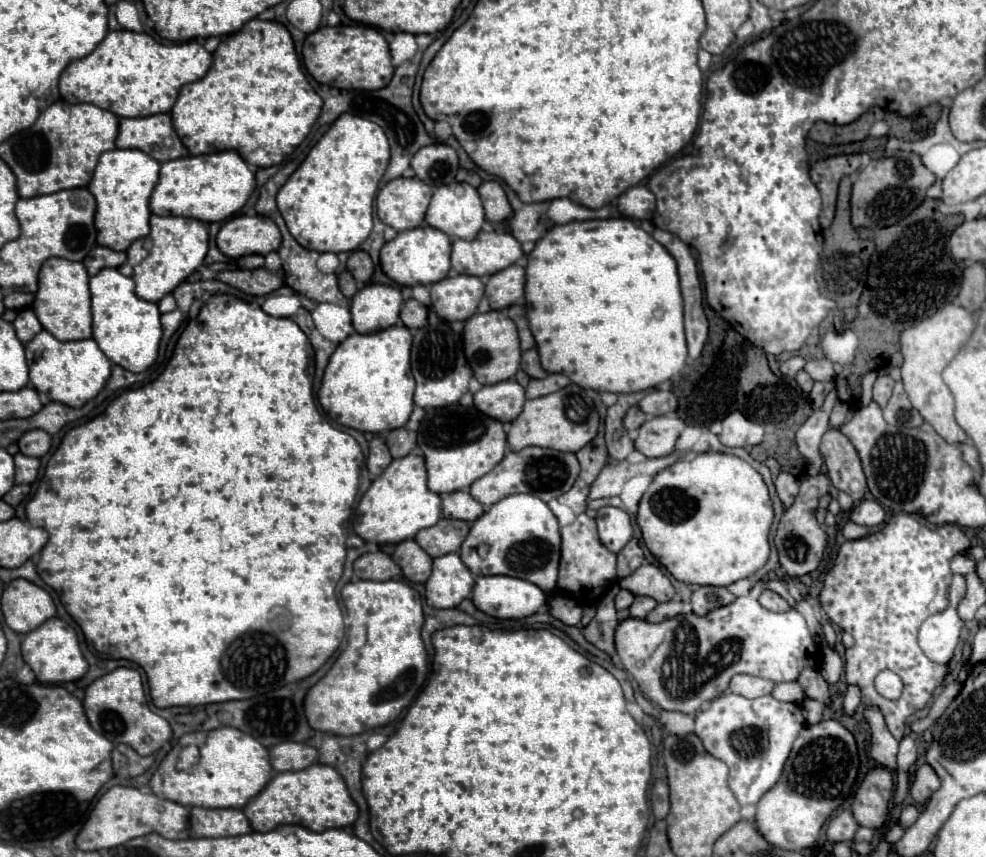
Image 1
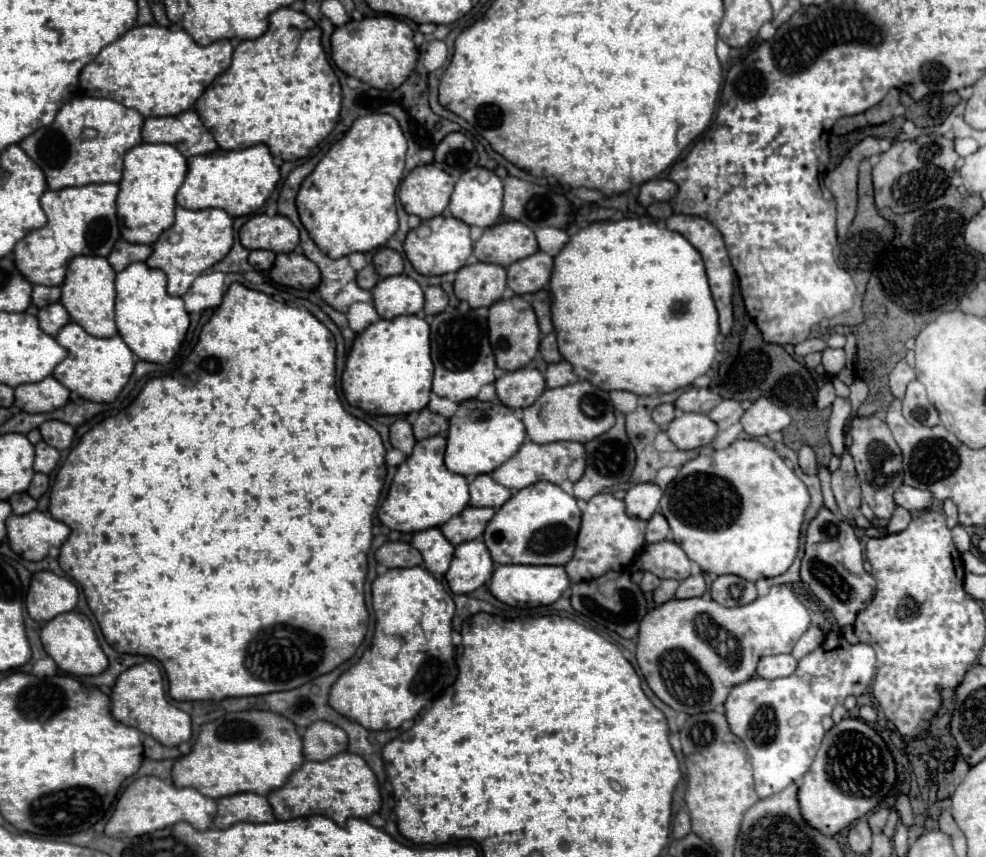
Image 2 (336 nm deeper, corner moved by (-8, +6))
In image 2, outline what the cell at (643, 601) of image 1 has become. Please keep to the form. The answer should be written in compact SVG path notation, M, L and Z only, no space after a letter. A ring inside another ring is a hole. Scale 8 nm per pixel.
M662 580L660 586L654 590L654 602L656 604L664 604L664 602L672 600L678 584L680 584L678 580Z

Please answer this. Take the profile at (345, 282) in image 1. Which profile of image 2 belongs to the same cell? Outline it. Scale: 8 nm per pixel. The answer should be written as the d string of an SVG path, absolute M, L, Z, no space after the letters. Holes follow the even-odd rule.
M368 264L364 270L358 272L358 284L360 284L360 288L364 288L364 290L372 290L378 280L380 280L380 276L376 274L376 270L374 270L372 264Z

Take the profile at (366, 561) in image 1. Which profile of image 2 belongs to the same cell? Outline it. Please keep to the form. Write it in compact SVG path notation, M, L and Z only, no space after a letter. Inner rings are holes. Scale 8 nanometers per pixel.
M386 542L376 550L376 560L388 568L412 568L422 564L420 552L408 542Z

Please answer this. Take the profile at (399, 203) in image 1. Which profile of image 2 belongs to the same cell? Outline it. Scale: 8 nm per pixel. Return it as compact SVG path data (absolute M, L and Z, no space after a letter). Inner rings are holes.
M434 164L416 166L402 182L398 198L408 214L416 214L422 220L442 214L450 202L454 180L448 172Z

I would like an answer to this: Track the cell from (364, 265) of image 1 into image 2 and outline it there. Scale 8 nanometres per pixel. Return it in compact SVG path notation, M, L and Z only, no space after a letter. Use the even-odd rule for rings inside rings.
M380 248L376 252L376 256L372 258L372 264L374 264L376 272L382 278L388 278L388 276L404 272L404 260L402 260L402 256L396 250L390 250L390 248Z

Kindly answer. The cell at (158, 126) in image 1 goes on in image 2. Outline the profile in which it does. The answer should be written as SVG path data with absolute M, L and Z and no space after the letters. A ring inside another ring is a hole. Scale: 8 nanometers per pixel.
M186 110L176 116L146 118L142 138L144 142L152 144L172 144L186 158L218 150L214 136L208 132L208 128L202 124L200 116L194 110Z

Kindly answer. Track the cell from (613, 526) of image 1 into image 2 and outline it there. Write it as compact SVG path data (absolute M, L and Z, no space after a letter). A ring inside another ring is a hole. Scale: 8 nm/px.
M644 482L644 484L632 486L624 498L628 516L648 520L658 510L658 502L660 502L662 494L664 494L664 490L654 482Z

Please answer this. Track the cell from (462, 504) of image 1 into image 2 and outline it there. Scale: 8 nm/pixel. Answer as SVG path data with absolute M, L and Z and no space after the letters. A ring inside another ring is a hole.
M478 474L470 482L470 504L472 506L500 508L510 496L512 496L512 490L494 482L490 474Z

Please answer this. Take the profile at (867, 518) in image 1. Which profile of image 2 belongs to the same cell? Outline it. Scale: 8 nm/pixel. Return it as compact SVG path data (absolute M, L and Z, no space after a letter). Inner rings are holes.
M900 486L896 492L896 504L904 506L908 510L926 510L934 504L934 496L928 490L920 490L920 488L912 488L912 486Z

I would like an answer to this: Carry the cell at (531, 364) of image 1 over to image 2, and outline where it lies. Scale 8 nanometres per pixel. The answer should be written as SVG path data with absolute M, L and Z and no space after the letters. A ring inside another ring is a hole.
M550 332L550 334L546 334L546 336L542 338L542 342L540 342L540 354L542 354L542 358L544 358L548 364L562 360L562 354L560 354L560 350L558 350L558 346L556 346L556 334L554 334L554 332Z

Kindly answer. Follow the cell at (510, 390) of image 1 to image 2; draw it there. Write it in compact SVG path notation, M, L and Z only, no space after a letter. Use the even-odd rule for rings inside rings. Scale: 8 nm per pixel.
M520 368L514 372L506 372L494 382L494 386L500 402L508 404L508 408L528 408L544 392L546 382L540 370Z

